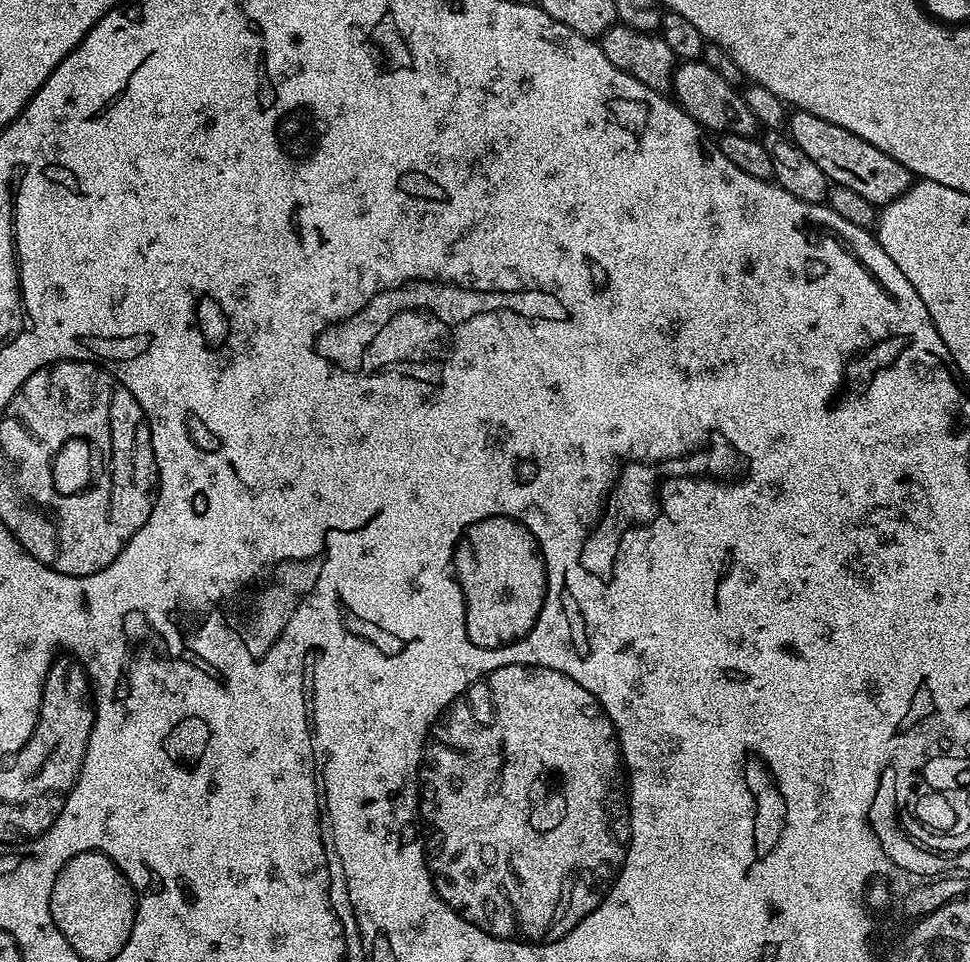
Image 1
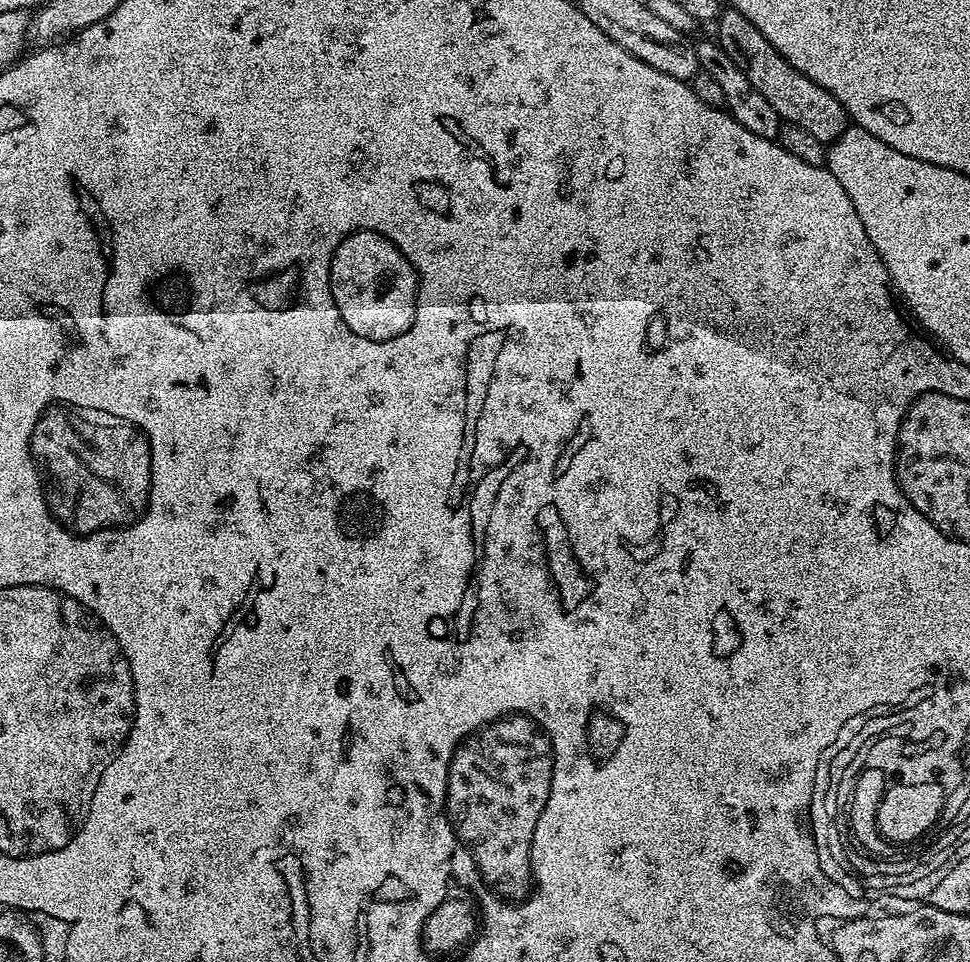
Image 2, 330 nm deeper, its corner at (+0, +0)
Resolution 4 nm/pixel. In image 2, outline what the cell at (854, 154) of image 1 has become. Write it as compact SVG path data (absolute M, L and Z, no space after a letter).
M728 6L720 13L718 27L718 43L722 50L726 50L730 58L734 58L734 66L738 66L738 70L742 70L742 74L746 74L751 84L766 97L766 102L770 102L770 106L778 110L783 123L802 126L802 130L814 134L814 138L818 138L818 142L826 146L850 127L848 112L842 102L838 102L838 98L834 98L830 90L818 86L818 82L794 70L790 62L786 62L786 58L782 58L782 54L778 54L778 50L774 50L770 42L766 42L762 30L758 30L758 26L750 22L750 18Z

